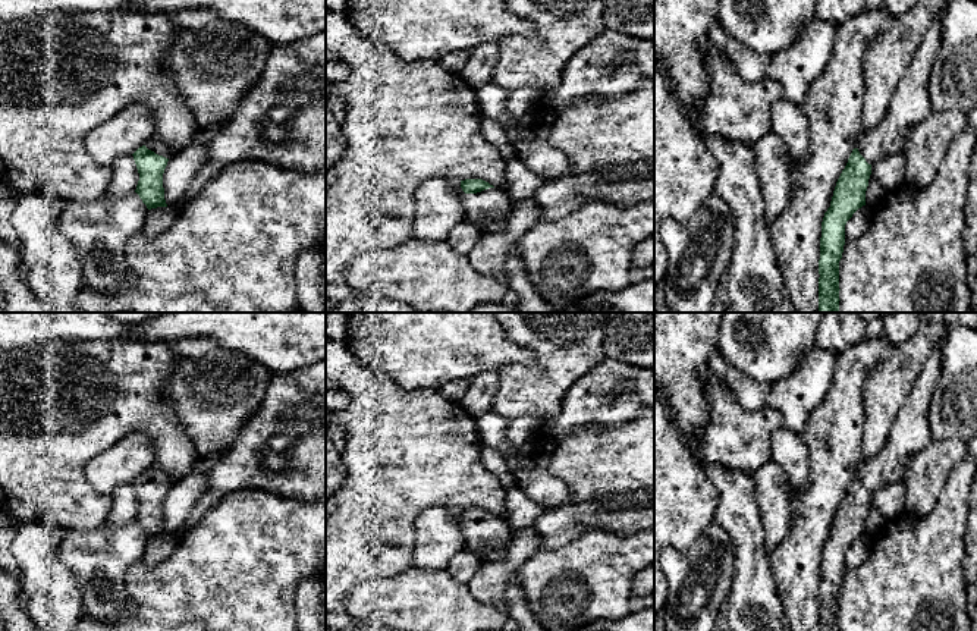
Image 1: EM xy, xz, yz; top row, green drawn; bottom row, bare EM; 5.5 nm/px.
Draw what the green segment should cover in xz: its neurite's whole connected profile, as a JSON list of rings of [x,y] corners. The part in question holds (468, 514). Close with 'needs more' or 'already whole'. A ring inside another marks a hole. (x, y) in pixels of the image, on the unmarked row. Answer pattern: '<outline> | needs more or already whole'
[[[483,508],[461,509],[461,517],[465,521],[462,525],[465,549],[480,558],[491,550],[506,547],[513,536],[503,518],[494,517]]] | needs more

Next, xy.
[[[151,465],[132,484],[139,502],[135,521],[148,539],[167,536],[164,528],[163,502],[175,480],[157,465]]] | needs more

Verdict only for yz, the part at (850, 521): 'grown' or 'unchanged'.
grown

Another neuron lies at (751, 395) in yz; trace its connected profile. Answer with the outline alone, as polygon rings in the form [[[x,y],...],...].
[[[735,367],[728,368],[726,386],[745,411],[755,412],[767,406],[770,384],[753,380]]]

